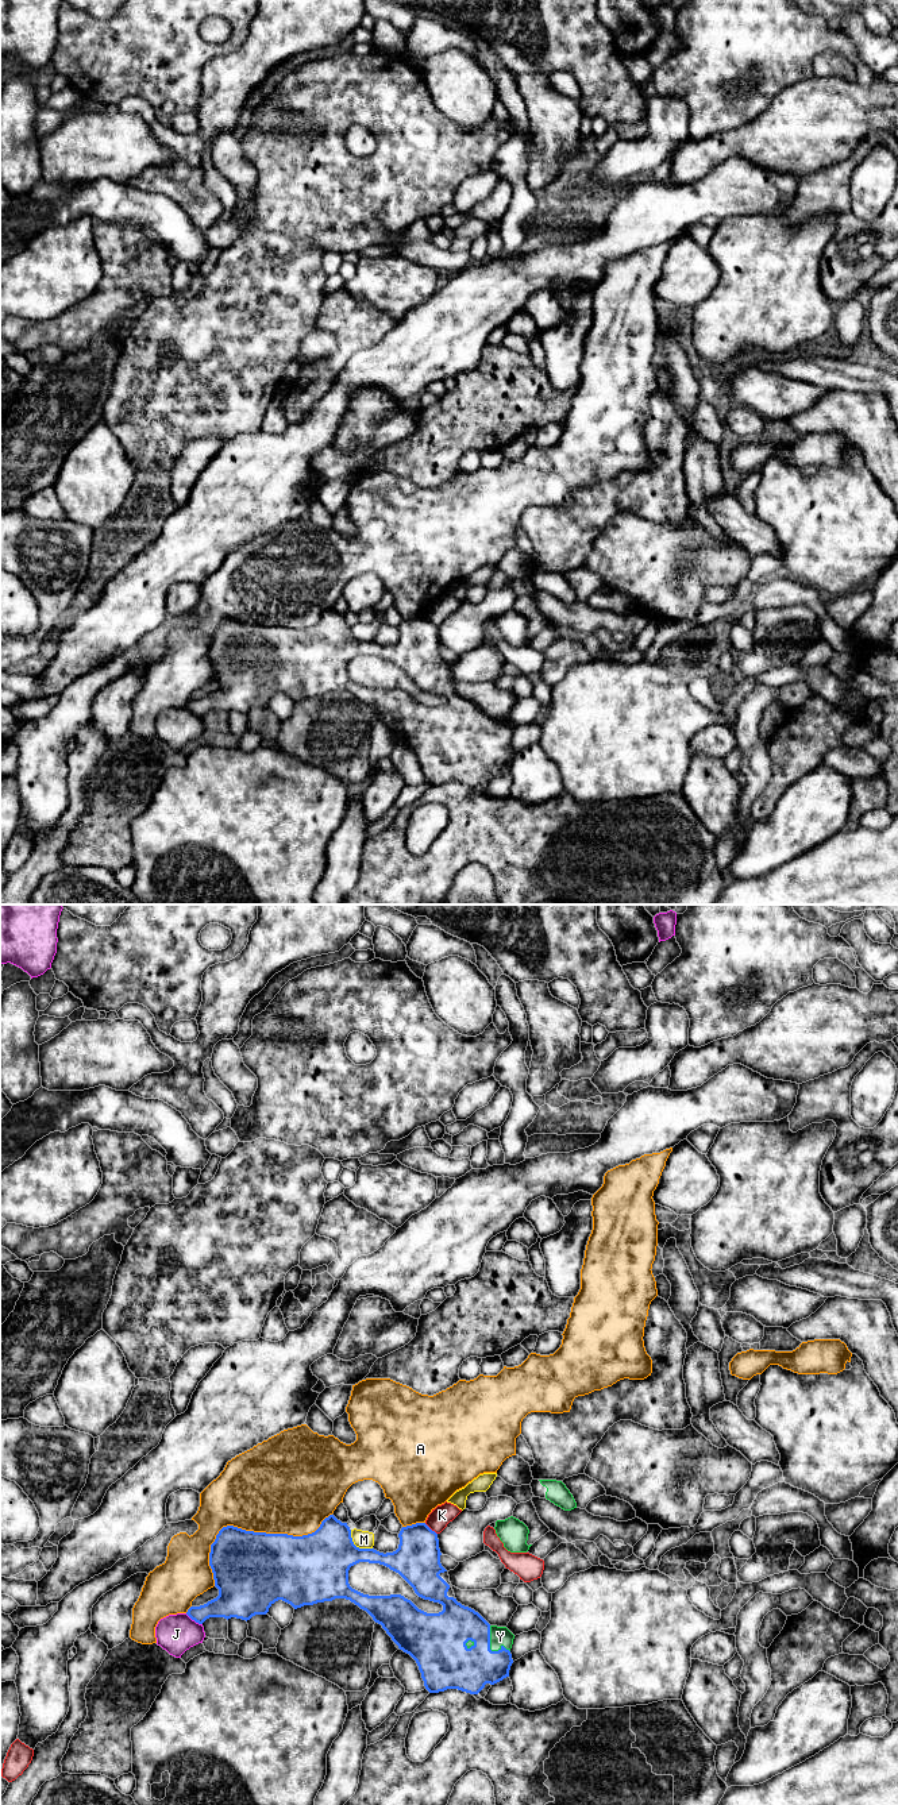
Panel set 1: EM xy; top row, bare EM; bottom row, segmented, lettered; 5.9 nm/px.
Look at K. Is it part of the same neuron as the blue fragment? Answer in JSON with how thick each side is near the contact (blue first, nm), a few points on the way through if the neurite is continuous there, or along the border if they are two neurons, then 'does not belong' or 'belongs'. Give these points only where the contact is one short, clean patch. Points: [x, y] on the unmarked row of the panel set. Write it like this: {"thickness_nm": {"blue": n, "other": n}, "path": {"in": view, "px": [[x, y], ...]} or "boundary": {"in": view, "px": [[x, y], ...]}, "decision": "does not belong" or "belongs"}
{"thickness_nm": {"blue": 280, "other": 120}, "boundary": {"in": "xy", "px": [[424, 616], [436, 627]]}, "decision": "does not belong"}

